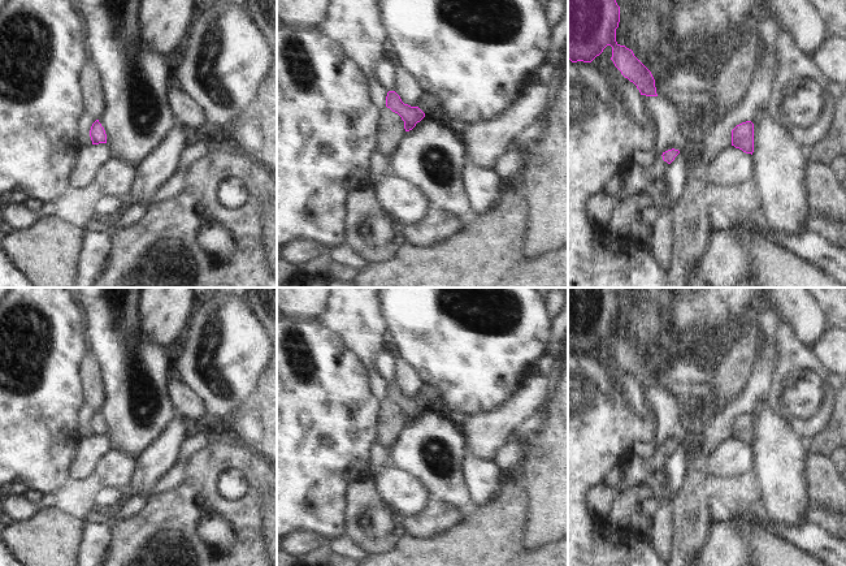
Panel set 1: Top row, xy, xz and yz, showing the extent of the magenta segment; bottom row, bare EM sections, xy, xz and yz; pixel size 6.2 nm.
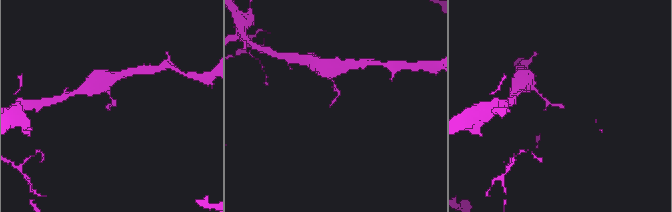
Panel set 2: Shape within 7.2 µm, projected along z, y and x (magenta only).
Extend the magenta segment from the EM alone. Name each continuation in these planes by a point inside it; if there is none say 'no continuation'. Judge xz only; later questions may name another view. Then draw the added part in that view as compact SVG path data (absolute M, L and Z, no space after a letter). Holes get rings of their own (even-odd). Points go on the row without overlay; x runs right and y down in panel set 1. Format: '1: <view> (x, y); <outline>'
1: xz (429, 396); M422 383L418 388L418 399L430 409L437 409L441 405L438 390L426 383Z

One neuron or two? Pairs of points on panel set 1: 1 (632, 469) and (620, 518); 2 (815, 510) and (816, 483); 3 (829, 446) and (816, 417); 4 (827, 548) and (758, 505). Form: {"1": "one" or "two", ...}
{"1": "two", "2": "two", "3": "two", "4": "one"}

